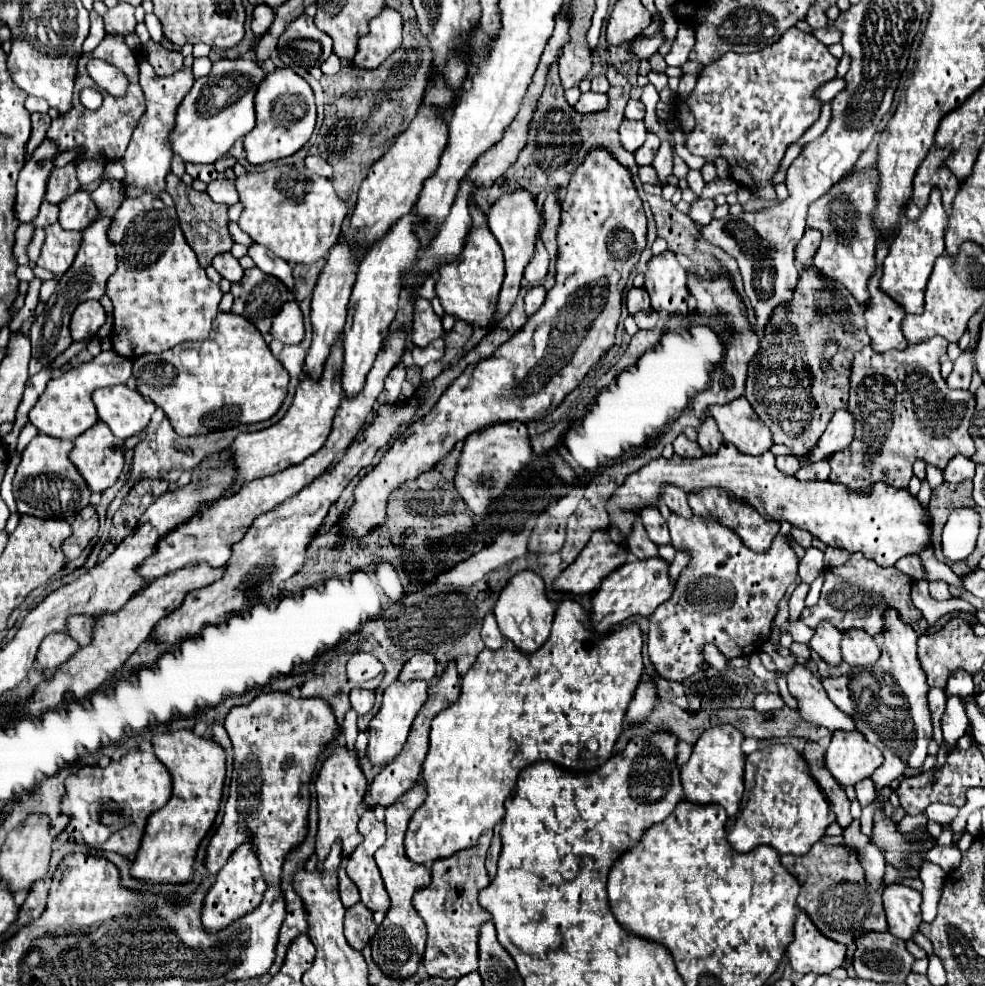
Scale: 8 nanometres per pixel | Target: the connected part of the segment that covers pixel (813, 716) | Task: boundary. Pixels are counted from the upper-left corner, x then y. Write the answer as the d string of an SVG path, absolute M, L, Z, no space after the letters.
M795 665L787 673L787 685L789 693L799 701L799 713L807 721L819 723L831 731L855 729L853 719L839 707L835 707L835 703L823 691L823 685L803 665Z

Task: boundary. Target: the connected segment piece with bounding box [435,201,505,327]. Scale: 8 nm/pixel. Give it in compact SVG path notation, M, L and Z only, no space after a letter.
M473 201L469 205L469 211L473 217L473 225L467 233L465 247L455 261L449 261L439 267L439 279L435 285L435 293L437 293L445 313L449 313L457 319L463 319L471 325L487 327L495 315L495 301L497 301L501 281L505 275L503 253L501 253L499 243L495 243L495 237L491 235L489 227L487 227L485 213L479 211L479 207Z

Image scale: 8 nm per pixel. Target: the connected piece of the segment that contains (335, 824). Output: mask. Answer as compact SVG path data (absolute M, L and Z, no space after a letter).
M345 745L335 747L331 755L325 759L317 775L315 789L317 789L317 803L319 803L319 833L317 833L317 859L319 861L317 863L323 863L333 841L337 839L341 839L343 855L347 857L363 841L363 835L357 831L357 823L359 823L359 807L367 791L367 779L361 771L357 753Z

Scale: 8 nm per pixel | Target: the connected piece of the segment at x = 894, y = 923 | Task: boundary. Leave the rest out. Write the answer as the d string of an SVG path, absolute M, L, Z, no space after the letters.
M891 883L883 891L883 907L889 931L899 939L911 939L921 923L921 893L905 883Z

